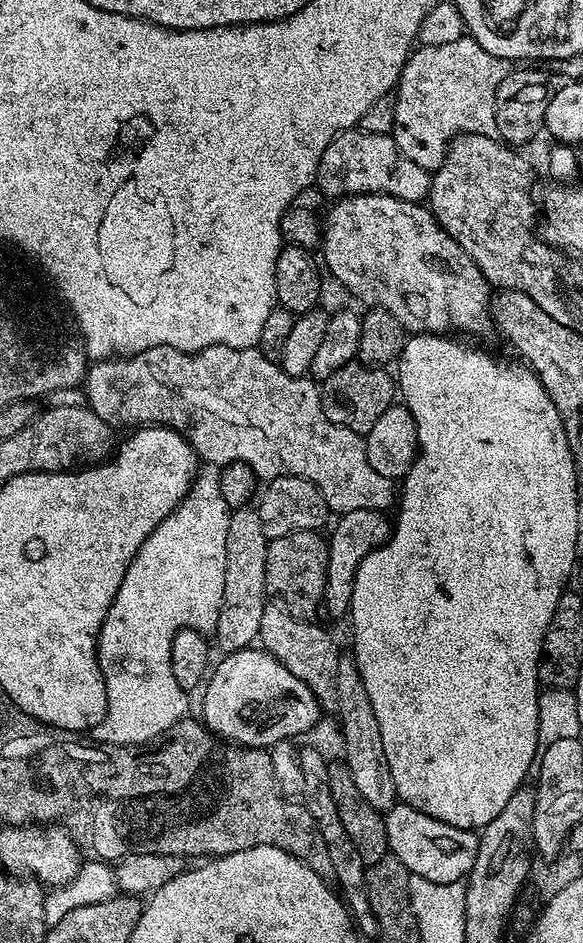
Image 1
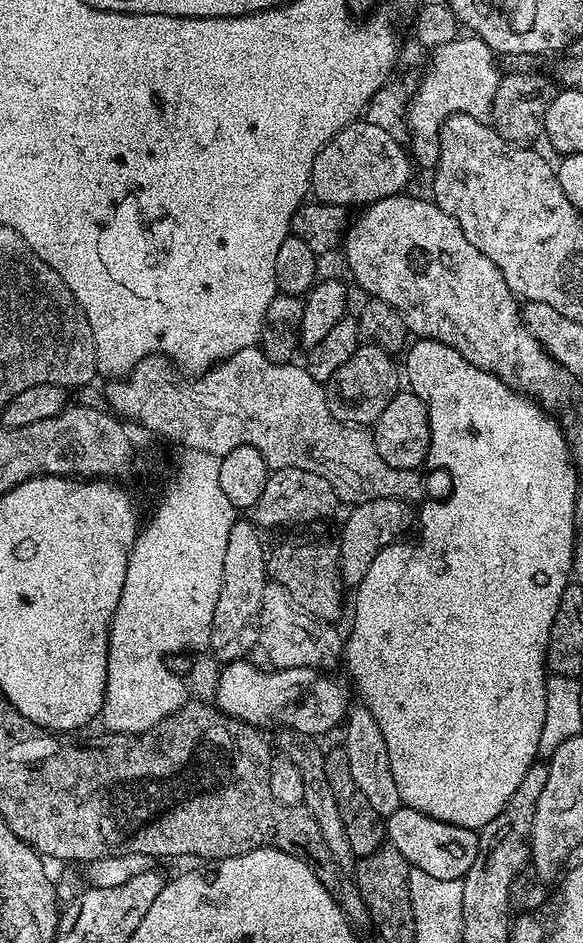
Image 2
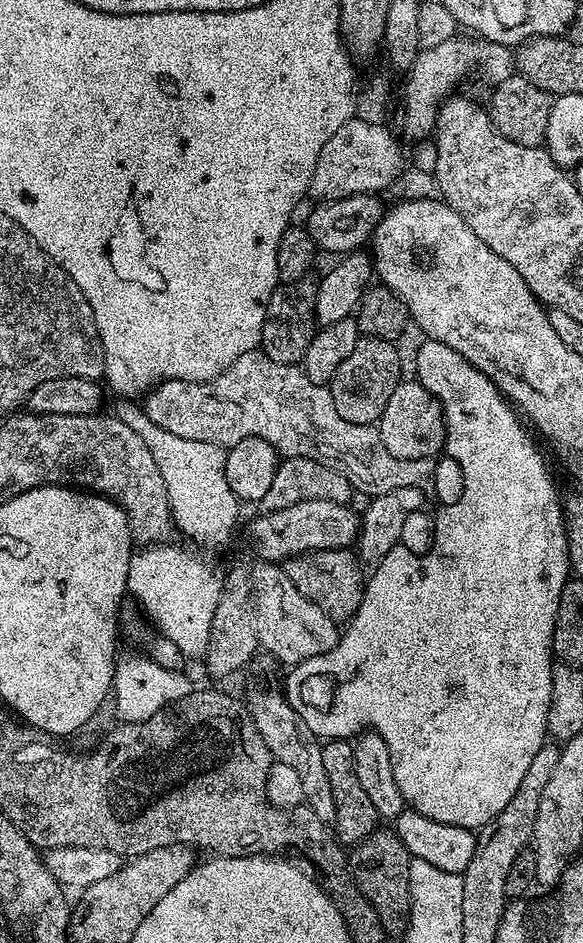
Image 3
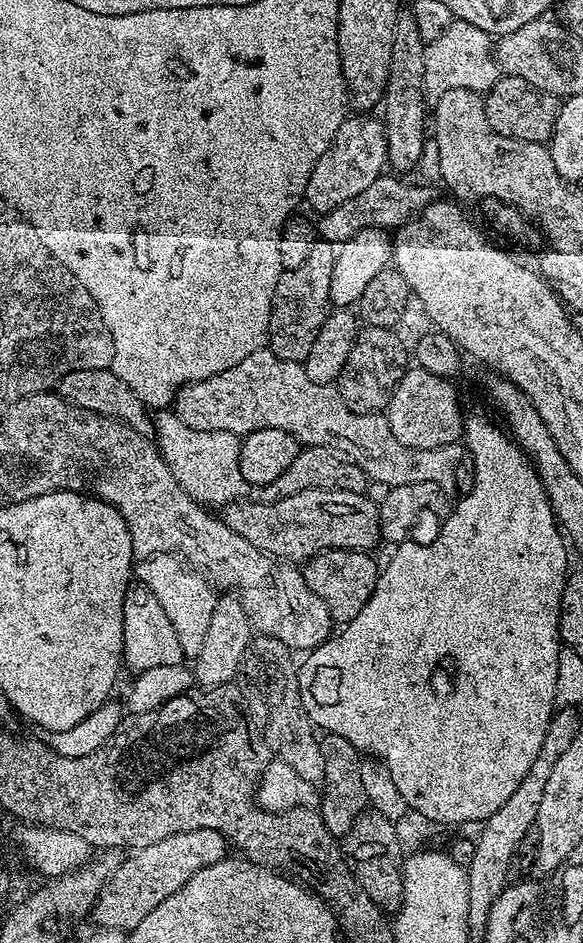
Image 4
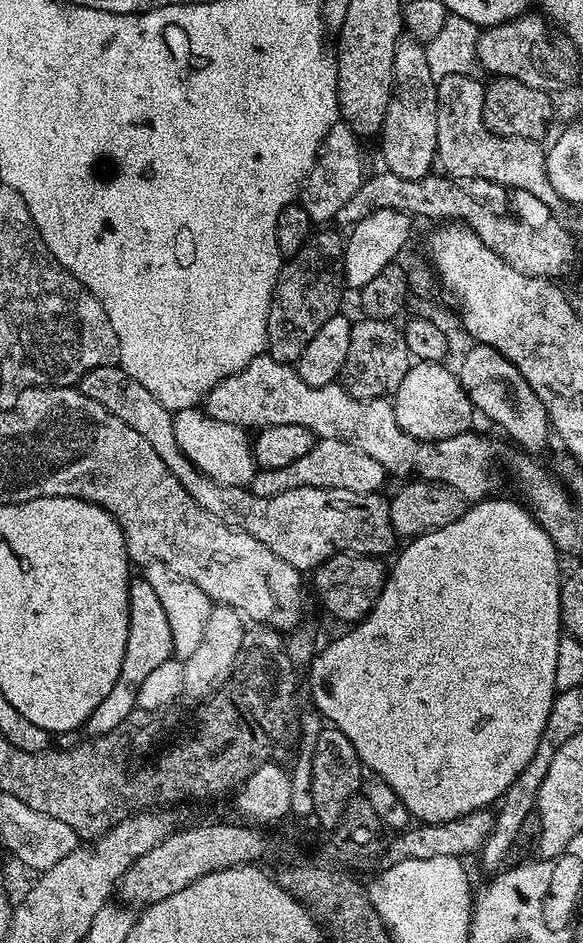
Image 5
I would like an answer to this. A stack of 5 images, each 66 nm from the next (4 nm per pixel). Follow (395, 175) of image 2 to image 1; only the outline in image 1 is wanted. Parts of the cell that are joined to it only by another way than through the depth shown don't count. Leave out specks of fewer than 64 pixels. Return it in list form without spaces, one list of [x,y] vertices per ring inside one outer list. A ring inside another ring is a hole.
[[[349,130],[341,132],[334,137],[330,146],[322,154],[322,158],[316,167],[315,187],[321,188],[331,198],[343,198],[346,196],[393,196],[403,200],[414,200],[417,202],[427,201],[428,192],[432,189],[432,178],[429,172],[418,162],[410,162],[398,150],[396,143],[392,141],[391,135],[382,133],[368,133],[361,130]]]

